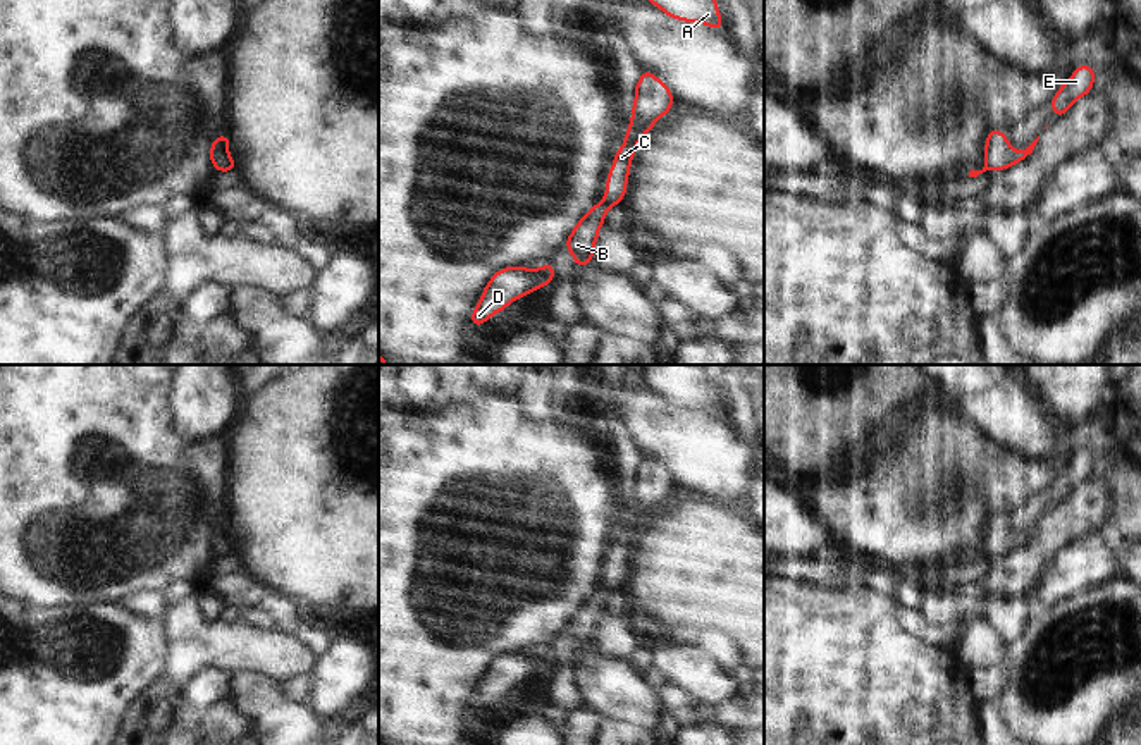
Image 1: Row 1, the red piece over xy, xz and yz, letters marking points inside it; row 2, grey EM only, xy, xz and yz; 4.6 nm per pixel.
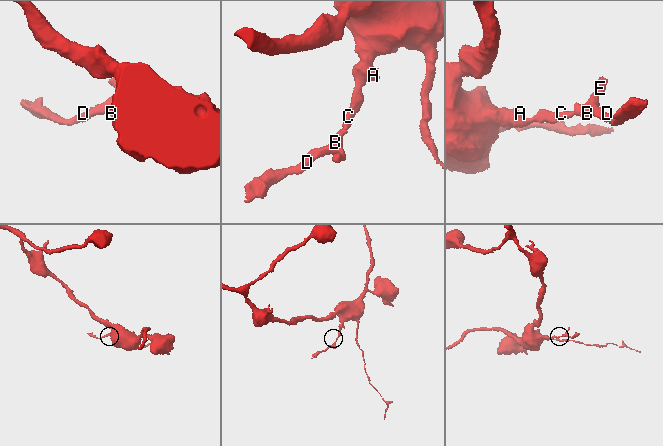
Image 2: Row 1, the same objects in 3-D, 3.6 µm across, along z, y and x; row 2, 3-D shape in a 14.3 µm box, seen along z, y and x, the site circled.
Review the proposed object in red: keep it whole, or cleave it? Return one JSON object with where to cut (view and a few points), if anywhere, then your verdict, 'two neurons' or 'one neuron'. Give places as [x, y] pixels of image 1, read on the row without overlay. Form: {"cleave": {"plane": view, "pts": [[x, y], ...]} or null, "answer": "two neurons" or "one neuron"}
{"cleave": null, "answer": "one neuron"}

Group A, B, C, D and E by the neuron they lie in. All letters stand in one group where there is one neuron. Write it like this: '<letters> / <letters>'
A B C D E

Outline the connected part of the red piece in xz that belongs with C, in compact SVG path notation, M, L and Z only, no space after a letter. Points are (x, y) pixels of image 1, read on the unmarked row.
M642 456L635 471L635 489L632 492L630 513L625 518L625 528L614 539L614 549L608 557L606 582L580 604L564 628L575 643L575 654L592 649L599 613L604 609L606 597L609 592L621 588L626 578L630 551L637 530L661 501L668 501L673 489L675 483L668 470L652 458Z

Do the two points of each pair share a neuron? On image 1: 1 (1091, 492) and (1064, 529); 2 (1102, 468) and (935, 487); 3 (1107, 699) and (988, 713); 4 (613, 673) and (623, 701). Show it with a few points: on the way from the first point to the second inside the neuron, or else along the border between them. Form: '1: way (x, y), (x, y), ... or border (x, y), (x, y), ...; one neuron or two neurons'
1: way (1090, 501), (1071, 520); one neuron
2: border (1119, 451), (1097, 460); two neurons
3: border (988, 704), (1004, 725); two neurons
4: way (613, 680), (613, 687), (620, 694); one neuron

